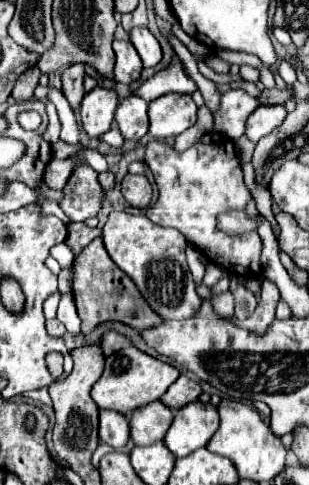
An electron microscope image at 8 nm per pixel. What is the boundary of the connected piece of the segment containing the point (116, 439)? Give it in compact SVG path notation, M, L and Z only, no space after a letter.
M100 411L100 441L106 445L112 445L116 449L122 449L130 439L128 419L120 415L118 411Z

